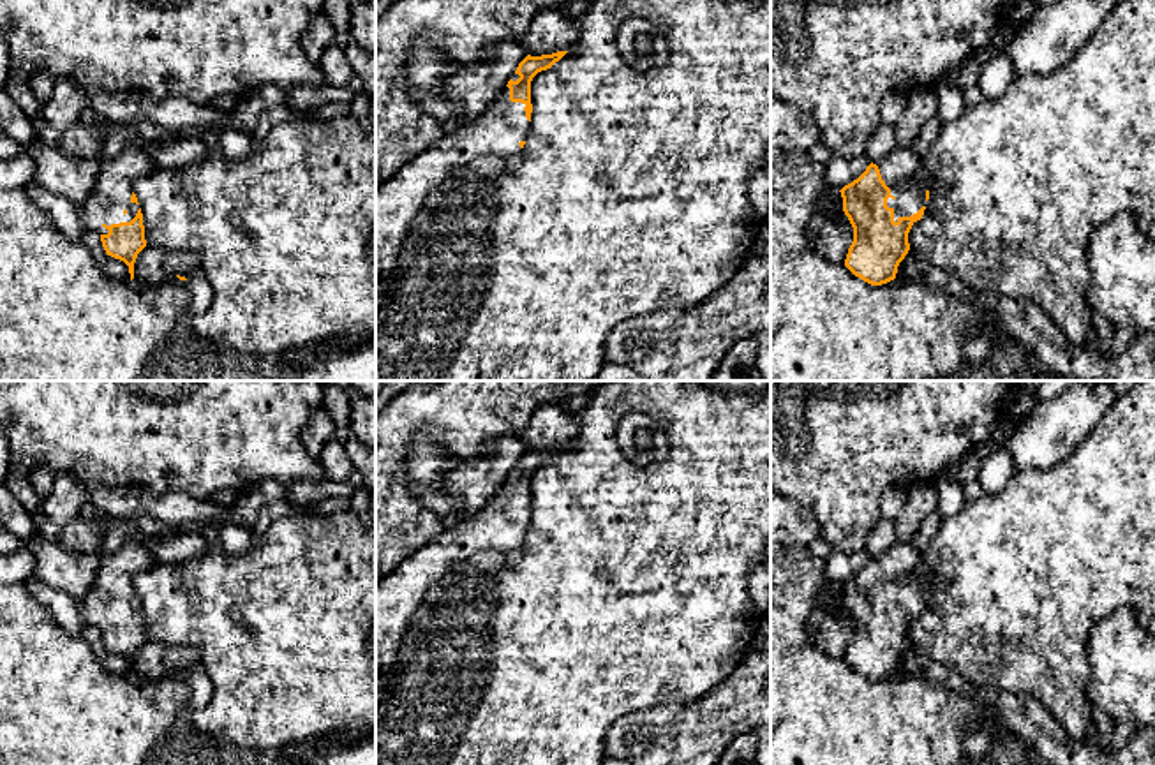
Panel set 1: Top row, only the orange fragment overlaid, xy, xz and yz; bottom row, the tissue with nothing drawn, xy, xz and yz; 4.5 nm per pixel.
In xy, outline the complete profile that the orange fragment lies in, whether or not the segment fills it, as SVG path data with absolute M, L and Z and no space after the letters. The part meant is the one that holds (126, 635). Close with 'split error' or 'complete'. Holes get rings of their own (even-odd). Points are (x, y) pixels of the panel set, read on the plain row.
M127 541L116 552L101 553L95 583L78 601L79 615L93 626L108 650L123 656L134 673L134 657L146 642L143 608L134 578L157 564L153 553L138 541Z | split error

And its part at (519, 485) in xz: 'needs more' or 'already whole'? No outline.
needs more

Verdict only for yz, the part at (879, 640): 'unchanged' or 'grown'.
grown

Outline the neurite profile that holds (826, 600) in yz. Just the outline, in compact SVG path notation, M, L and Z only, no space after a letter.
M825 580L816 599L816 606L825 608L827 612L836 612L838 610L838 601L834 598L836 587L838 585Z

